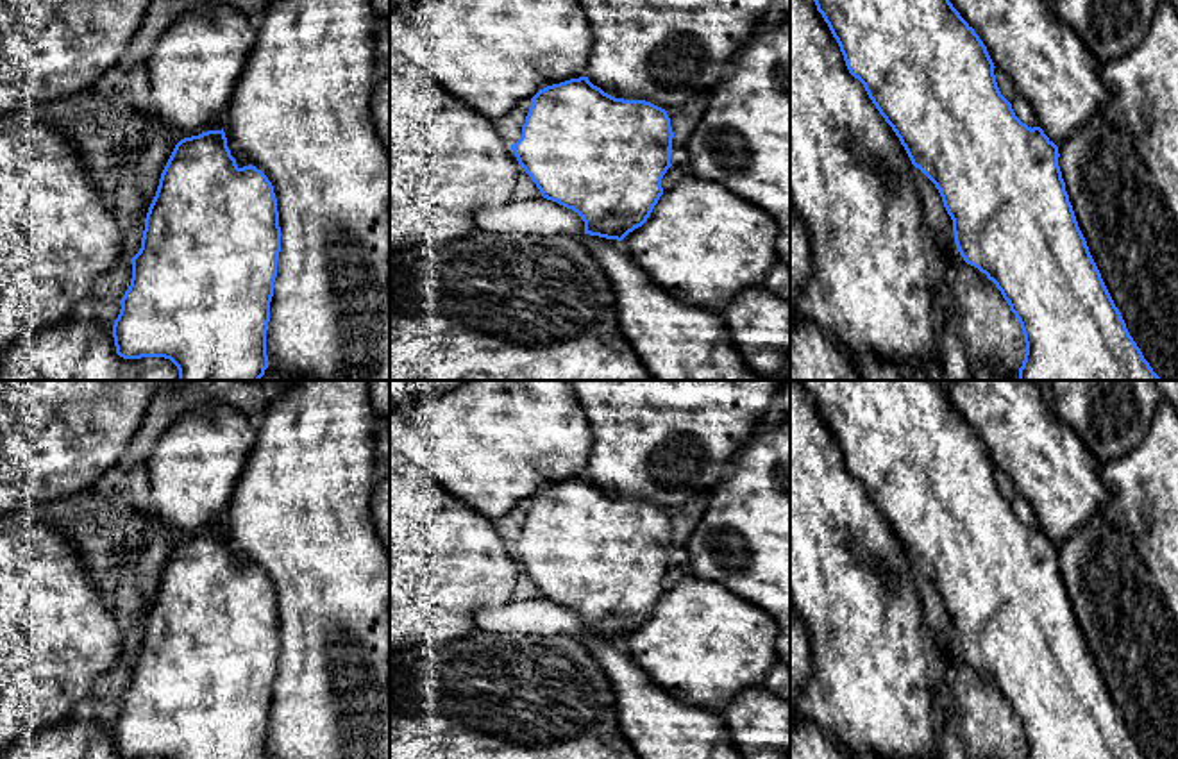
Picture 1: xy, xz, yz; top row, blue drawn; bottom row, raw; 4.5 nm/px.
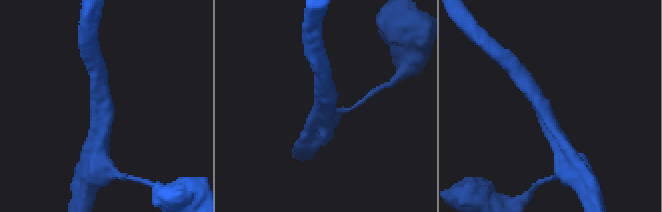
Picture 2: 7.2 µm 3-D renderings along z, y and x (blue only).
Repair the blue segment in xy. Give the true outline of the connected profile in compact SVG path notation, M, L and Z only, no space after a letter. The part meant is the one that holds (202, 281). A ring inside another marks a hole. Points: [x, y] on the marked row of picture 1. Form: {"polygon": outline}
{"polygon": "M223 129L181 139L148 207L141 248L130 259L130 286L113 325L116 354L123 359L170 359L179 380L259 380L268 368L266 330L279 252L279 211L268 177L252 164L236 164Z"}

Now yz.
{"polygon": "M813 0L817 11L828 23L844 55L849 73L858 79L879 114L892 127L901 145L905 146L912 164L919 168L938 189L944 207L953 220L955 243L963 261L996 284L1010 311L1021 323L1026 354L1019 368L1017 380L1162 380L1149 363L1144 359L1140 348L1130 336L1126 323L1115 307L1101 273L1089 252L1087 241L1078 227L1065 182L1058 166L1058 146L1044 134L1040 127L1028 127L1022 123L1012 104L1001 95L994 63L987 46L974 32L974 29L960 16L949 0Z"}

